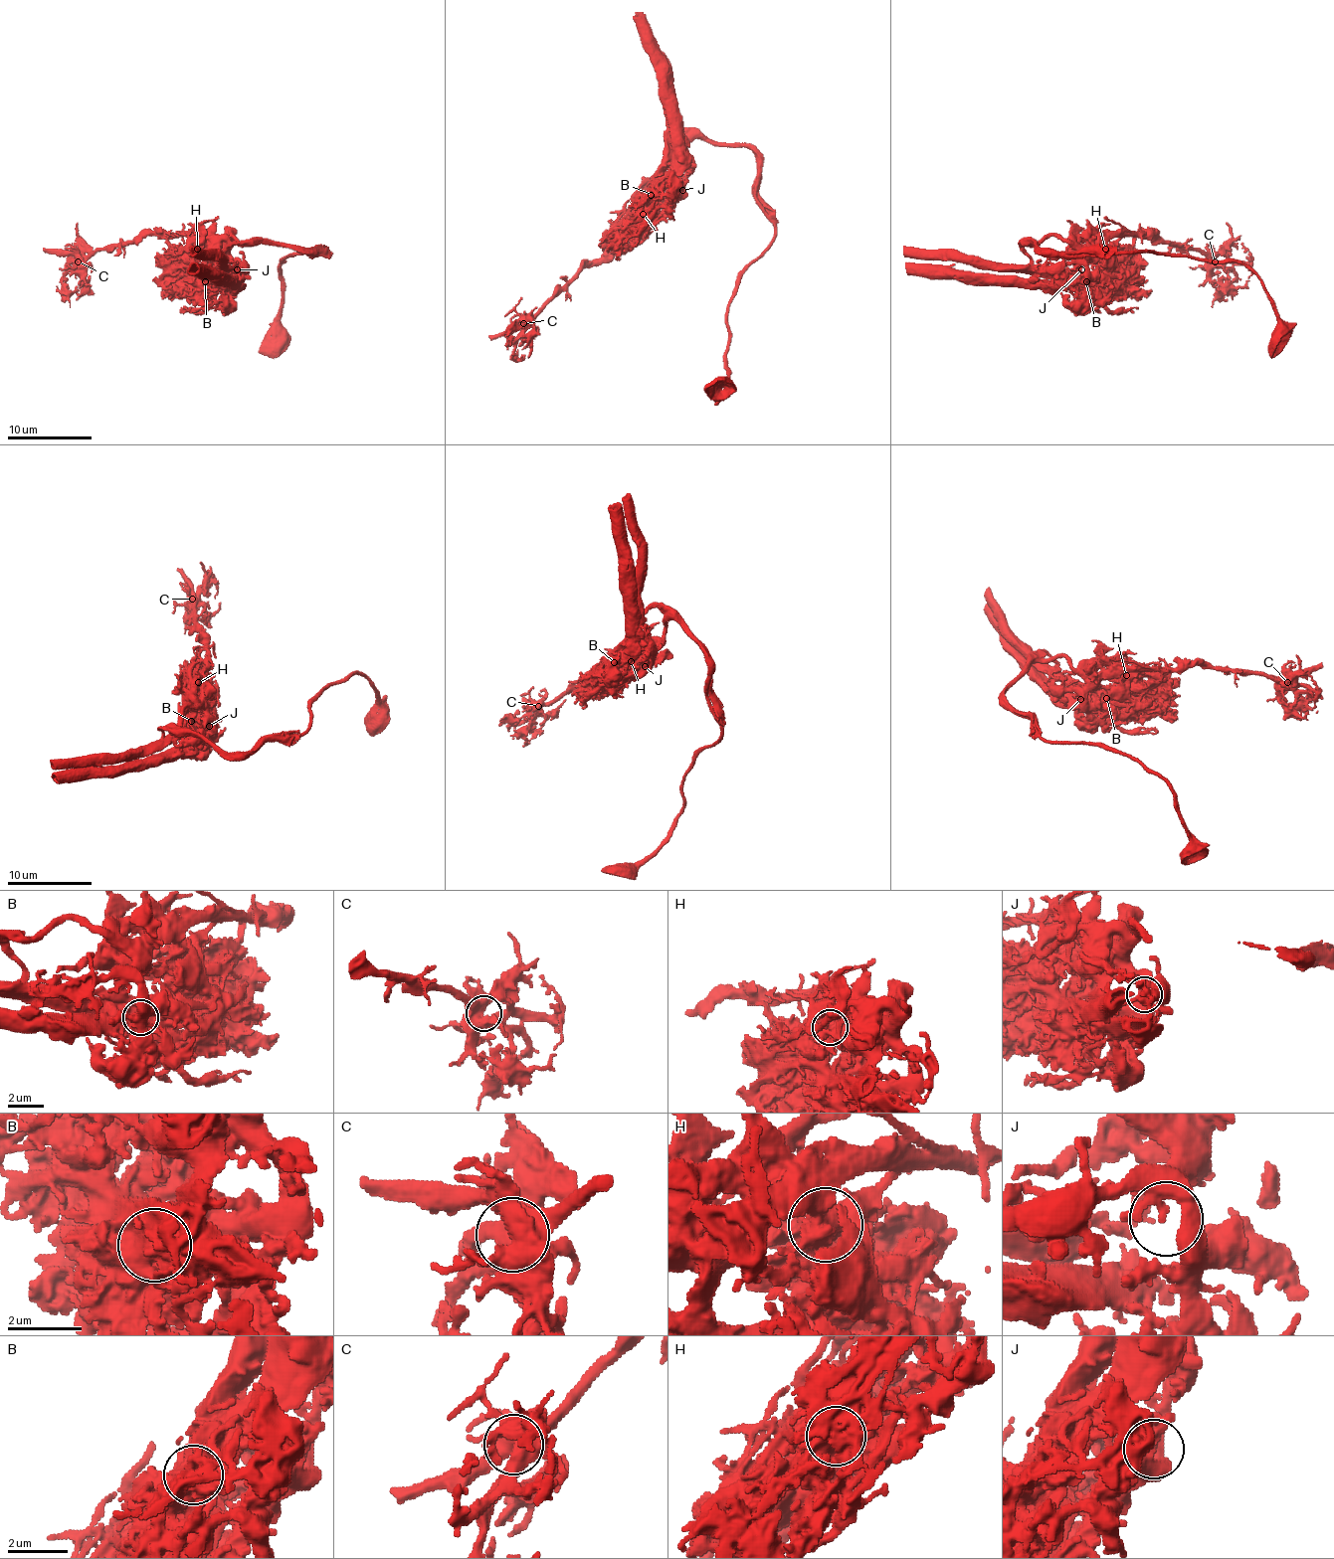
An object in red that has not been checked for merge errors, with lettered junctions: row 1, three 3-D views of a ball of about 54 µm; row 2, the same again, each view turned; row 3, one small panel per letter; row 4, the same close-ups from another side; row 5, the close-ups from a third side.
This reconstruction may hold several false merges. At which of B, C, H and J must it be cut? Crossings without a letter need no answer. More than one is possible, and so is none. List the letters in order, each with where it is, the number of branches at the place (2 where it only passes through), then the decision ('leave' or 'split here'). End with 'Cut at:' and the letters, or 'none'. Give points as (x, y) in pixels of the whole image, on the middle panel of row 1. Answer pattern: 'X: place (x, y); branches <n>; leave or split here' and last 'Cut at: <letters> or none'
B: place (651, 195); branches 1; split here
C: place (523, 323); branches 4; leave
H: place (643, 214); branches 6; split here
J: place (682, 190); branches 2; leave
Cut at: B, H

